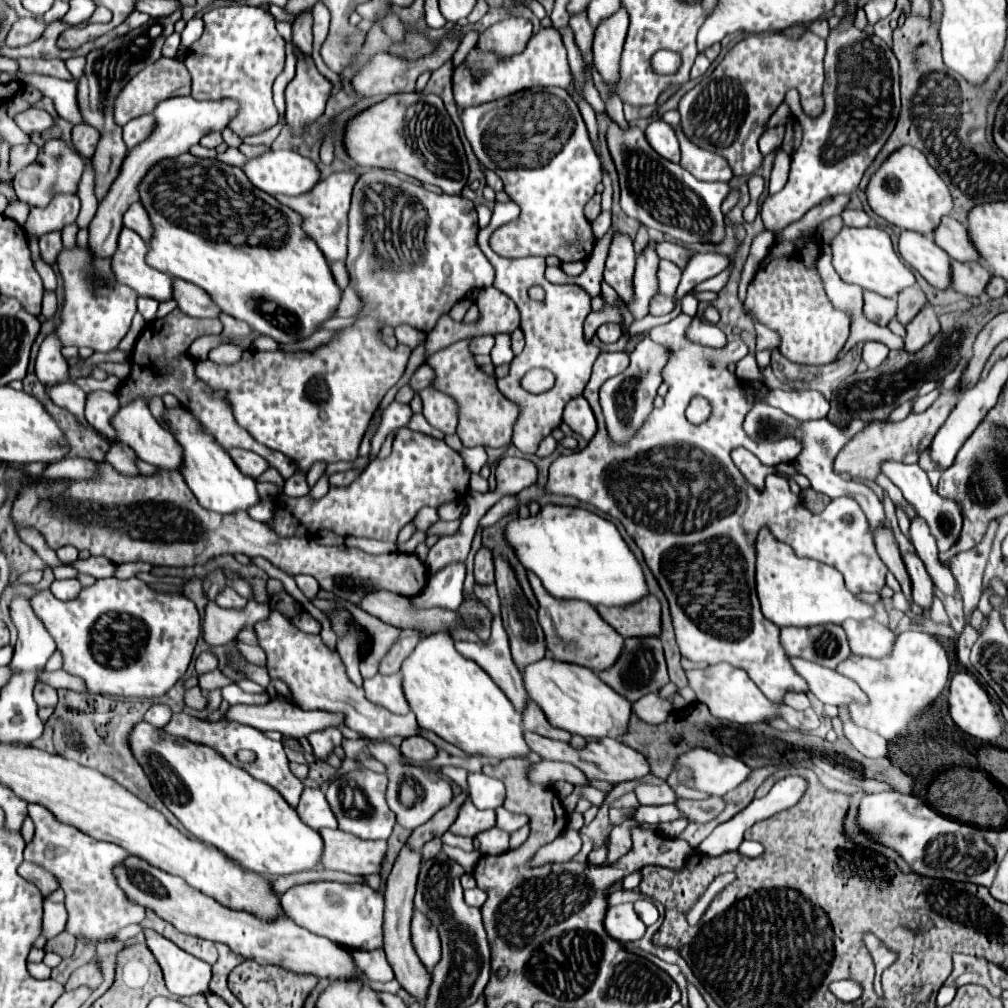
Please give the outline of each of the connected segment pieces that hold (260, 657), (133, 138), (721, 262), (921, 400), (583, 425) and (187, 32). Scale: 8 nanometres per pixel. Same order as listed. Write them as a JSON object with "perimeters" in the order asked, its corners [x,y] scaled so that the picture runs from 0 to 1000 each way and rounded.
{"perimeters":[[[[236,635],[236,645],[240,647],[240,651],[242,653],[246,653],[246,657],[250,655],[252,659],[264,659],[264,651],[262,651],[262,645],[256,641],[256,639],[244,639],[244,637],[240,637],[240,635]]],[[[145,113],[145,115],[139,115],[139,117],[129,119],[123,125],[123,141],[125,141],[127,149],[131,149],[139,141],[143,141],[149,135],[153,123],[155,123],[155,117],[151,113]]],[[[712,250],[690,252],[687,256],[687,260],[683,260],[683,264],[679,266],[679,272],[677,272],[671,296],[677,298],[690,282],[714,272],[722,262],[724,262],[724,256],[718,254],[718,252],[712,252]]],[[[927,387],[927,389],[923,389],[923,391],[917,391],[917,393],[911,393],[909,397],[907,397],[907,401],[905,401],[905,409],[915,409],[917,405],[921,405],[925,399],[927,399],[927,395],[933,391],[933,387]]],[[[573,393],[562,401],[558,417],[579,437],[587,437],[587,433],[591,431],[591,415],[579,393]]],[[[192,16],[190,20],[187,20],[181,32],[181,44],[187,48],[190,42],[194,42],[200,36],[200,28],[202,28],[202,22],[198,16]]]]}

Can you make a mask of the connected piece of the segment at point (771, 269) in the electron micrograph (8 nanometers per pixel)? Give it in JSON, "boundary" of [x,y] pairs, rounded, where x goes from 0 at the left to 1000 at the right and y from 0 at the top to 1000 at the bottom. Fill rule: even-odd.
{"boundary":[[[796,236],[792,240],[770,238],[766,252],[760,254],[748,274],[748,280],[741,286],[738,306],[748,310],[750,315],[768,325],[774,333],[774,351],[792,361],[821,361],[829,357],[843,331],[841,312],[829,308],[813,280],[810,270],[812,238]]]}

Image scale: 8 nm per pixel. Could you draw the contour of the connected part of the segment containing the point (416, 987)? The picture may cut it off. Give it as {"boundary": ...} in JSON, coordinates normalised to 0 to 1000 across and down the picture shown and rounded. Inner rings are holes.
{"boundary":[[[405,841],[397,843],[395,853],[383,873],[383,885],[381,885],[381,944],[383,950],[393,966],[393,972],[397,974],[397,978],[401,982],[405,982],[409,988],[415,990],[415,994],[421,992],[421,984],[425,982],[425,962],[421,960],[421,956],[415,952],[409,933],[407,933],[407,913],[411,907],[411,885],[413,885],[413,871],[415,871],[415,863],[417,863],[417,845],[409,845]]]}

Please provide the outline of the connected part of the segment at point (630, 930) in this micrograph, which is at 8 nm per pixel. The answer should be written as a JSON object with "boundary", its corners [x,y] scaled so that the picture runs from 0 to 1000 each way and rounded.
{"boundary":[[[613,897],[603,901],[599,911],[599,921],[615,935],[635,933],[641,925],[639,915],[631,909],[627,897]]]}

